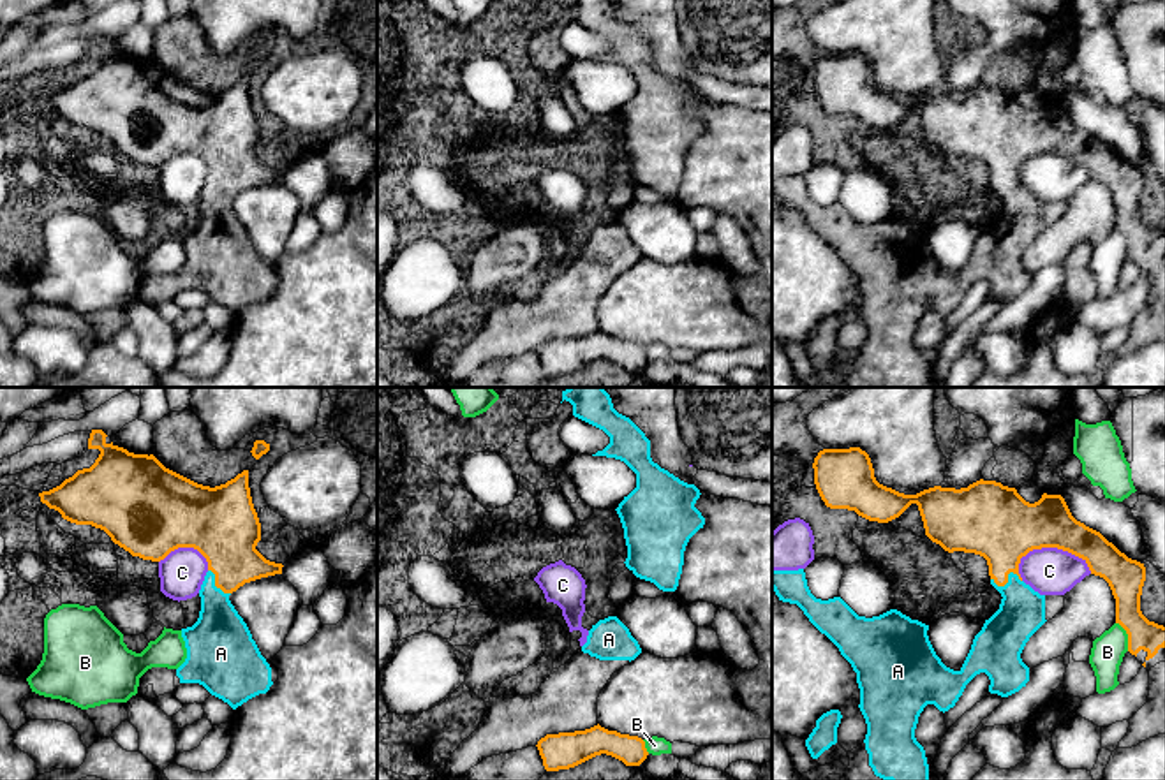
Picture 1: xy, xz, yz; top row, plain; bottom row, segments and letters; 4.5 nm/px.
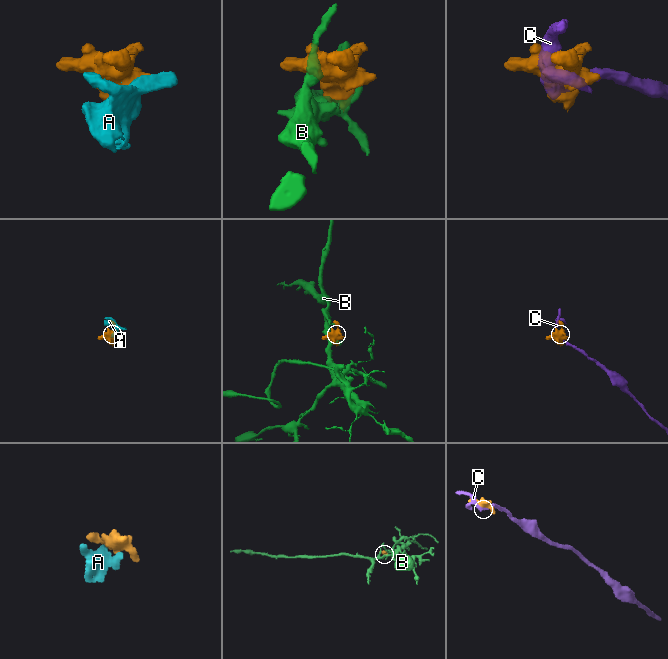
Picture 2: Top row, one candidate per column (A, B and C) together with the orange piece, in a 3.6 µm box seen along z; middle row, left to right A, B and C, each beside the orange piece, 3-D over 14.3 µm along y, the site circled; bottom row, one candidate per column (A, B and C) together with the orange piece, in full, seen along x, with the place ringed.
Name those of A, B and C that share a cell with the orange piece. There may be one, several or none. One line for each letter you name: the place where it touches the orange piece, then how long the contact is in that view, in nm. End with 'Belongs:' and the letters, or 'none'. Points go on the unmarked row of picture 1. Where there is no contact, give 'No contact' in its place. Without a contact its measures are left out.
A: Touches orange at yz (1007, 183). Shared border 140 nm
Belongs: A

